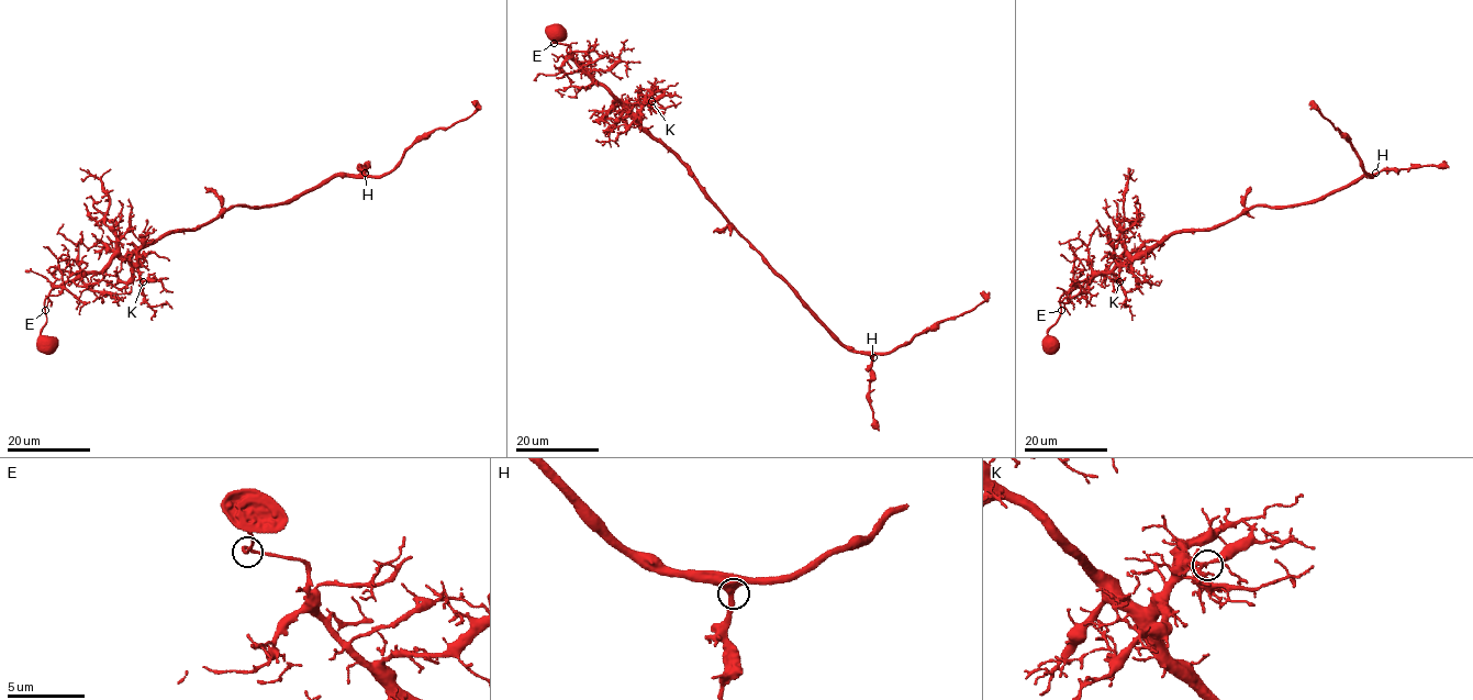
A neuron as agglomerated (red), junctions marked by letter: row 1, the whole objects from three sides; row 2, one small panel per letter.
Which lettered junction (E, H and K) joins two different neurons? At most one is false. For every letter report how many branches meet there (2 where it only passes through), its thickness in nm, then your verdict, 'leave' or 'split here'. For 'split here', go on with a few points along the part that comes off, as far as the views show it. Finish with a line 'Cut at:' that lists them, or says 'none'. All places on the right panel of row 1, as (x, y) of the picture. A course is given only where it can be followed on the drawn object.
E: branches 2; calibre 140 nm; leave
H: branches 2; calibre 440 nm; leave
K: branches 3; calibre 240 nm; leave
Cut at: none

